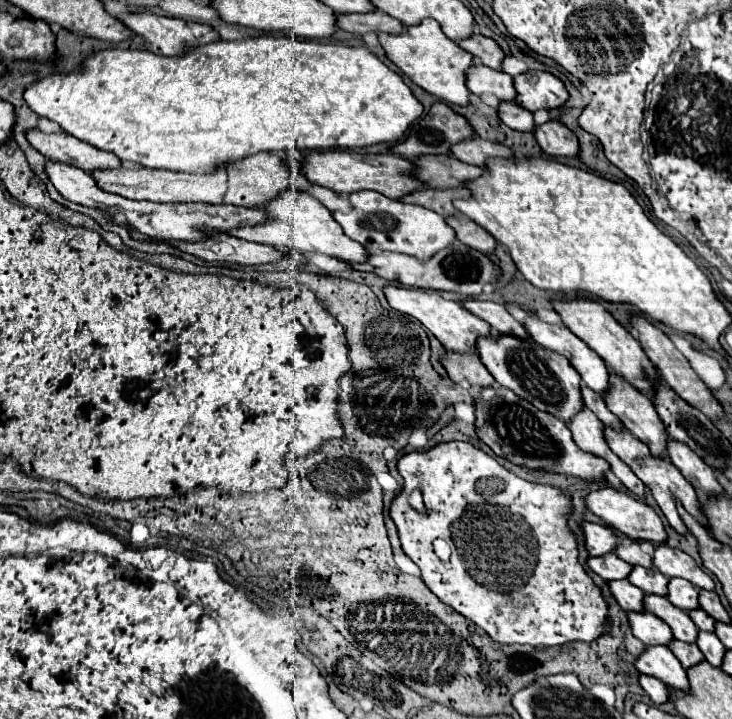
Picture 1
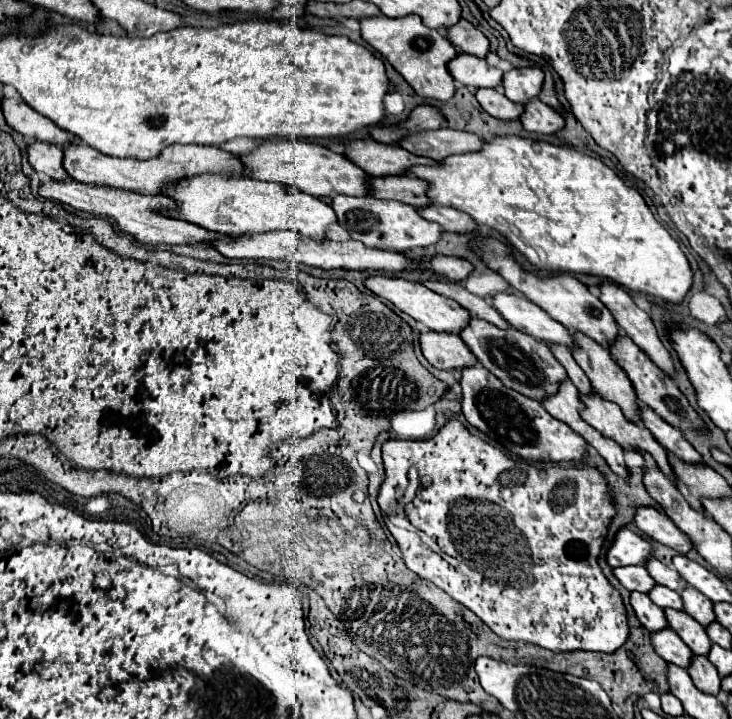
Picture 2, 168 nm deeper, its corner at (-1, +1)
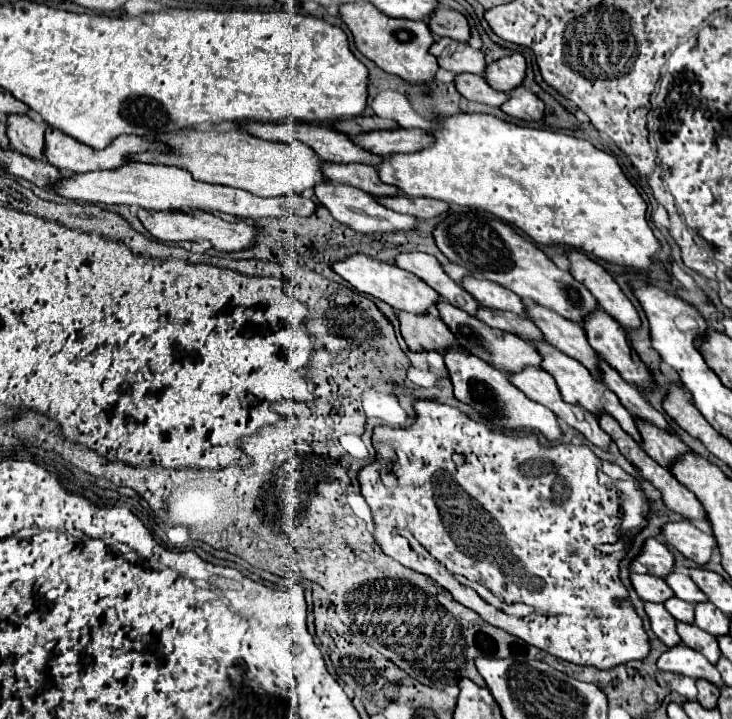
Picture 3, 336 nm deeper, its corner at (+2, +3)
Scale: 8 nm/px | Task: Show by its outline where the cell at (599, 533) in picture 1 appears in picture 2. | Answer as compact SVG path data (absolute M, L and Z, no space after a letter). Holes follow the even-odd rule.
M627 528L617 530L609 550L607 550L607 564L609 566L627 566L627 564L643 564L643 558L651 556L651 546L641 536L633 534Z

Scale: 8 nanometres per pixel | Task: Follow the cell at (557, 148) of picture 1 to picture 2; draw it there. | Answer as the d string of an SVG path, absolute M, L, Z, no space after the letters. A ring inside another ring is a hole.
M539 98L525 104L525 112L521 114L519 120L523 122L525 130L537 132L537 134L555 134L565 126L565 120L561 118L561 114L549 108L547 104L543 104Z

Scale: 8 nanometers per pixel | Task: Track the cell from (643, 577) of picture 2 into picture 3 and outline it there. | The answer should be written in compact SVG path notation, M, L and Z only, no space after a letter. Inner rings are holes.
M632 574L632 584L636 588L636 592L642 596L642 600L646 602L656 602L656 604L664 604L668 598L674 596L672 588L654 576L644 576L644 574Z

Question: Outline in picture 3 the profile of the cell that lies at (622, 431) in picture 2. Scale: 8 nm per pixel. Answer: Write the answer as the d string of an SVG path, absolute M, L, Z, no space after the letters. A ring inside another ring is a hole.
M534 342L534 346L536 346L536 350L538 350L540 356L542 356L540 368L546 370L546 372L556 380L556 386L558 386L562 398L564 398L568 404L578 404L578 406L582 406L582 408L588 408L592 414L598 414L598 412L602 412L602 410L610 412L610 414L618 420L618 424L622 426L622 430L628 432L636 442L640 442L640 434L636 432L634 416L620 404L620 400L616 398L616 394L610 392L610 390L604 386L602 380L594 378L594 376L590 374L590 370L584 368L578 360L572 360L572 358L564 356L560 350L552 348L550 344L546 344L546 342Z

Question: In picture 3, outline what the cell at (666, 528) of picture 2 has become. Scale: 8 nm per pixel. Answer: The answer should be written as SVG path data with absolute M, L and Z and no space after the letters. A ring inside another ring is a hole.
M668 522L664 526L664 536L676 550L700 566L710 562L710 556L716 548L714 536L700 532L690 522Z

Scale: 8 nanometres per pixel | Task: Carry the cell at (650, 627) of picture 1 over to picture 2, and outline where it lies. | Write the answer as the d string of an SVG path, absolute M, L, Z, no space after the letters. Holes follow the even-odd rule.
M661 628L661 630L651 632L651 644L653 644L655 652L665 662L687 668L687 662L691 660L693 652L687 648L687 644L671 628Z

